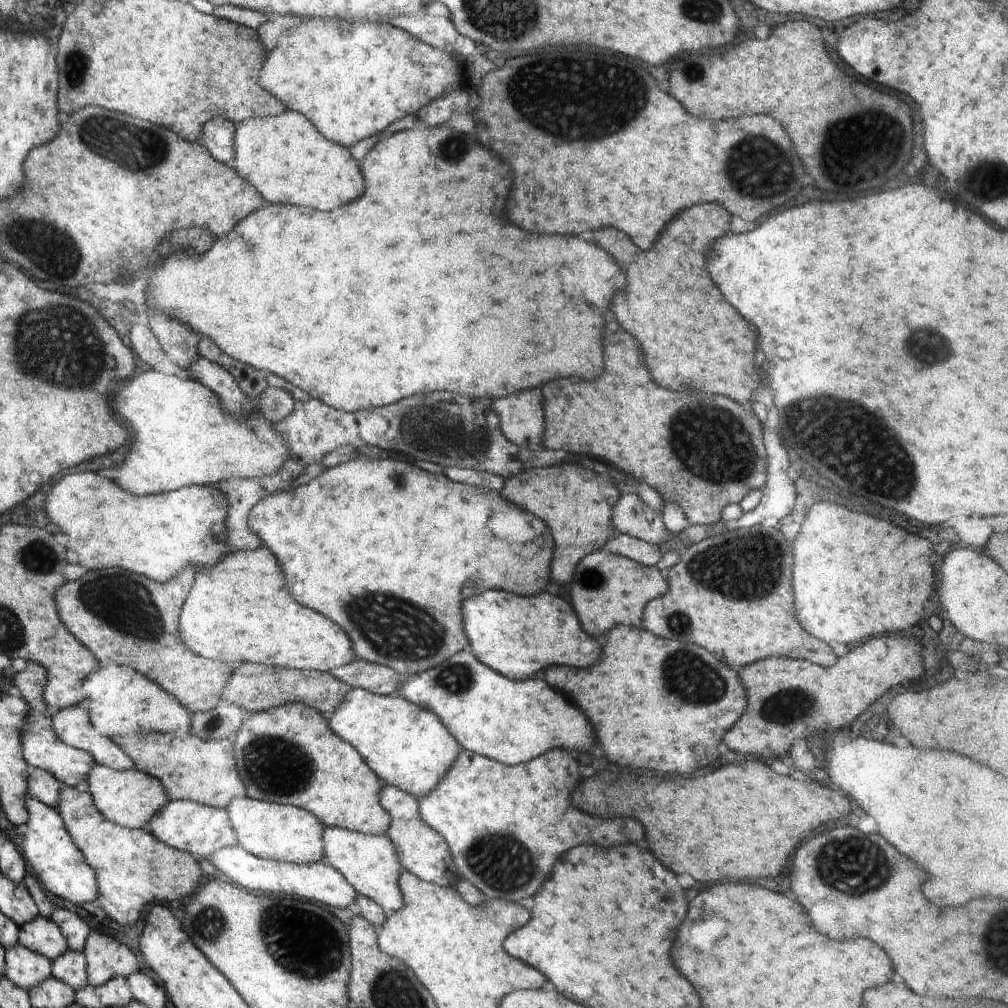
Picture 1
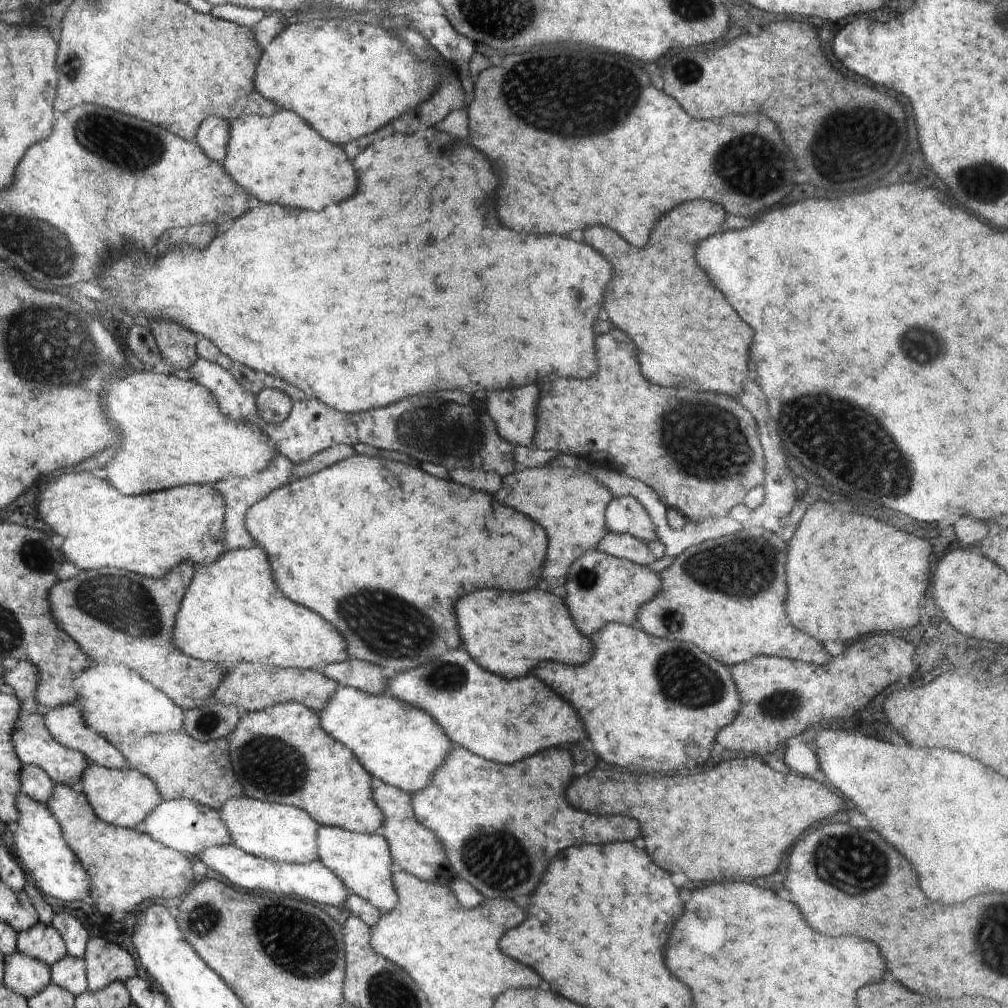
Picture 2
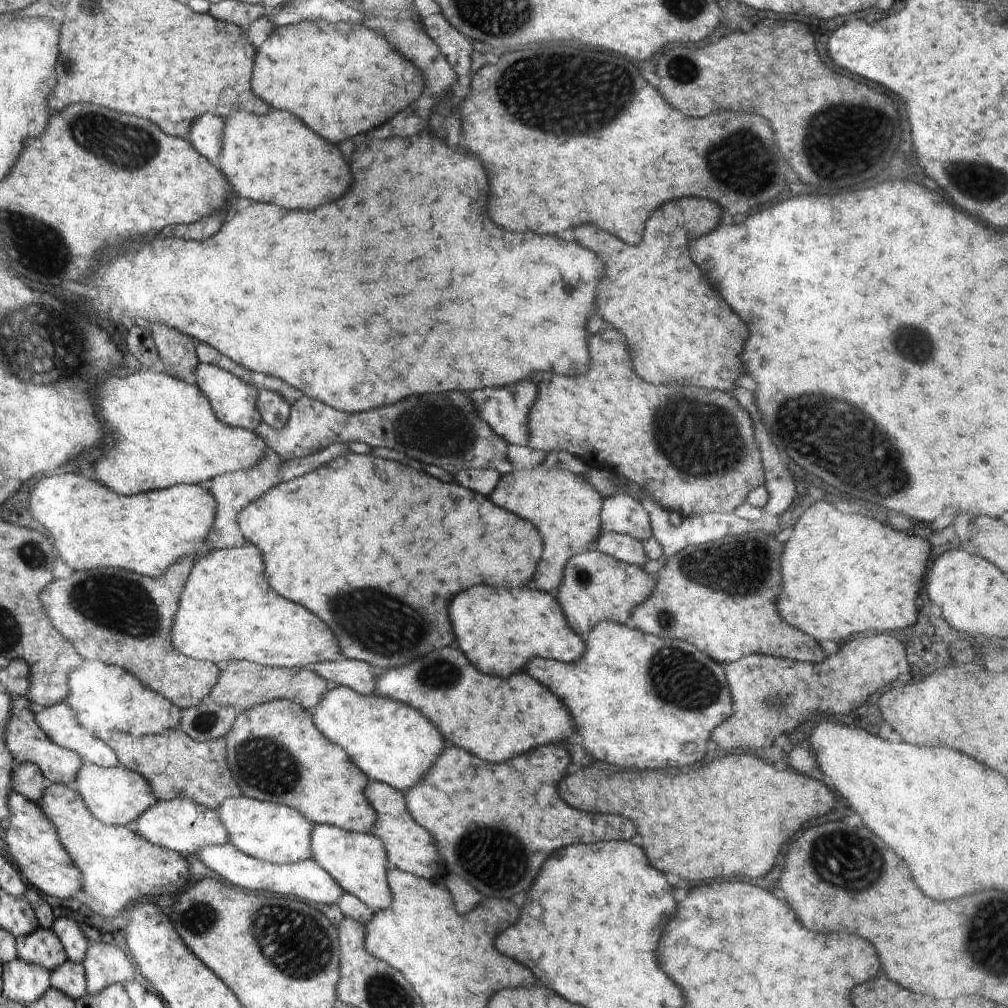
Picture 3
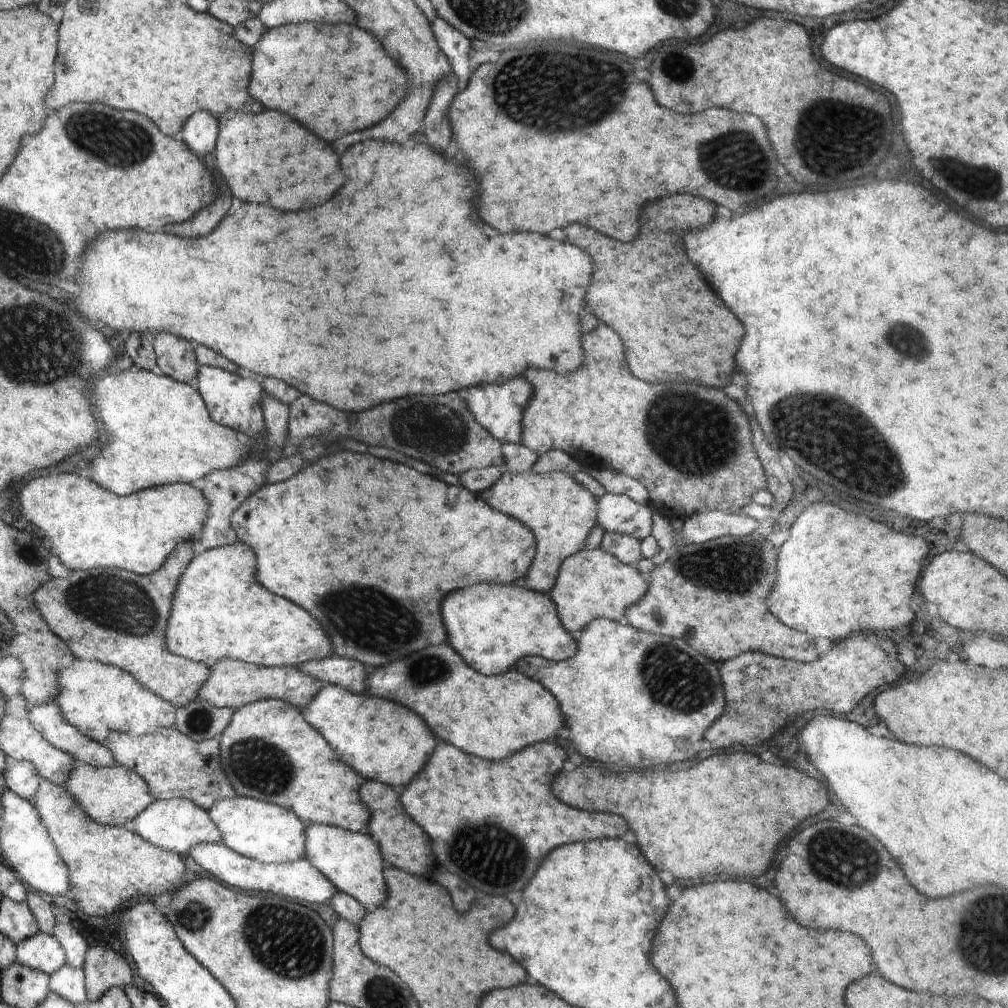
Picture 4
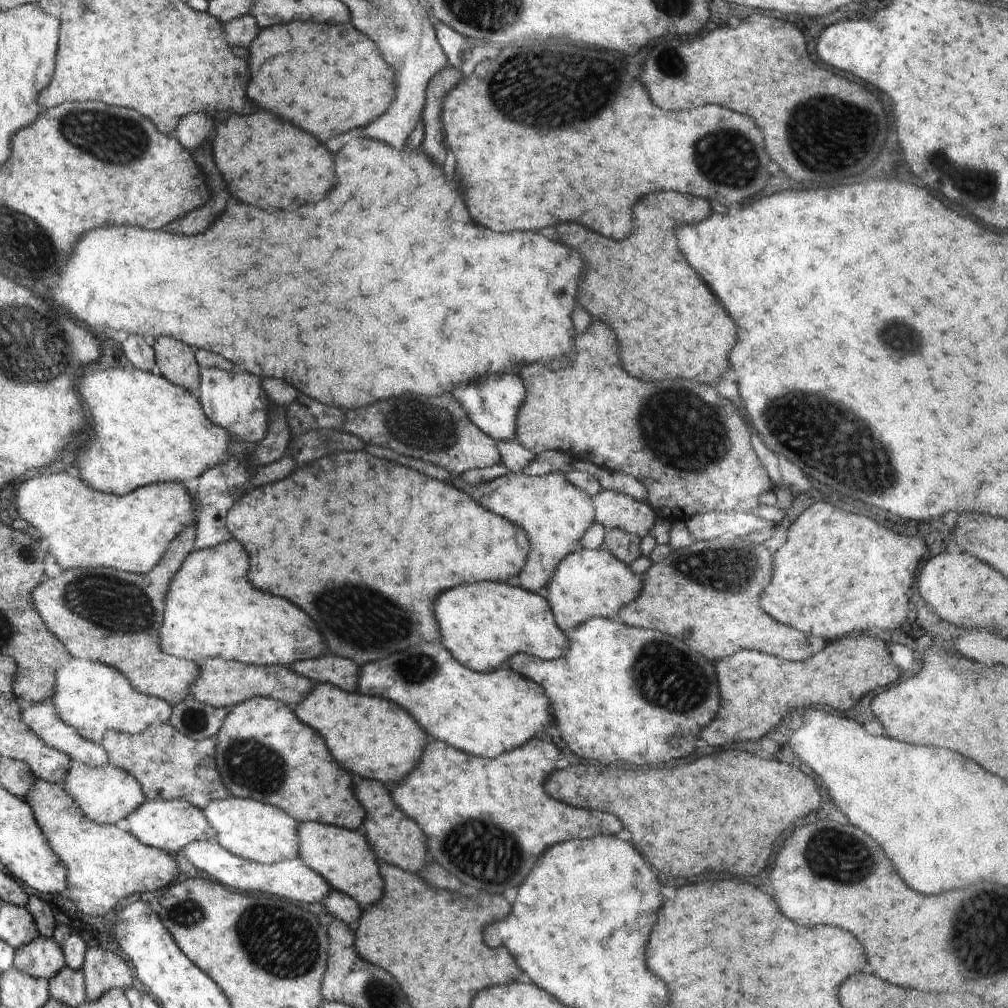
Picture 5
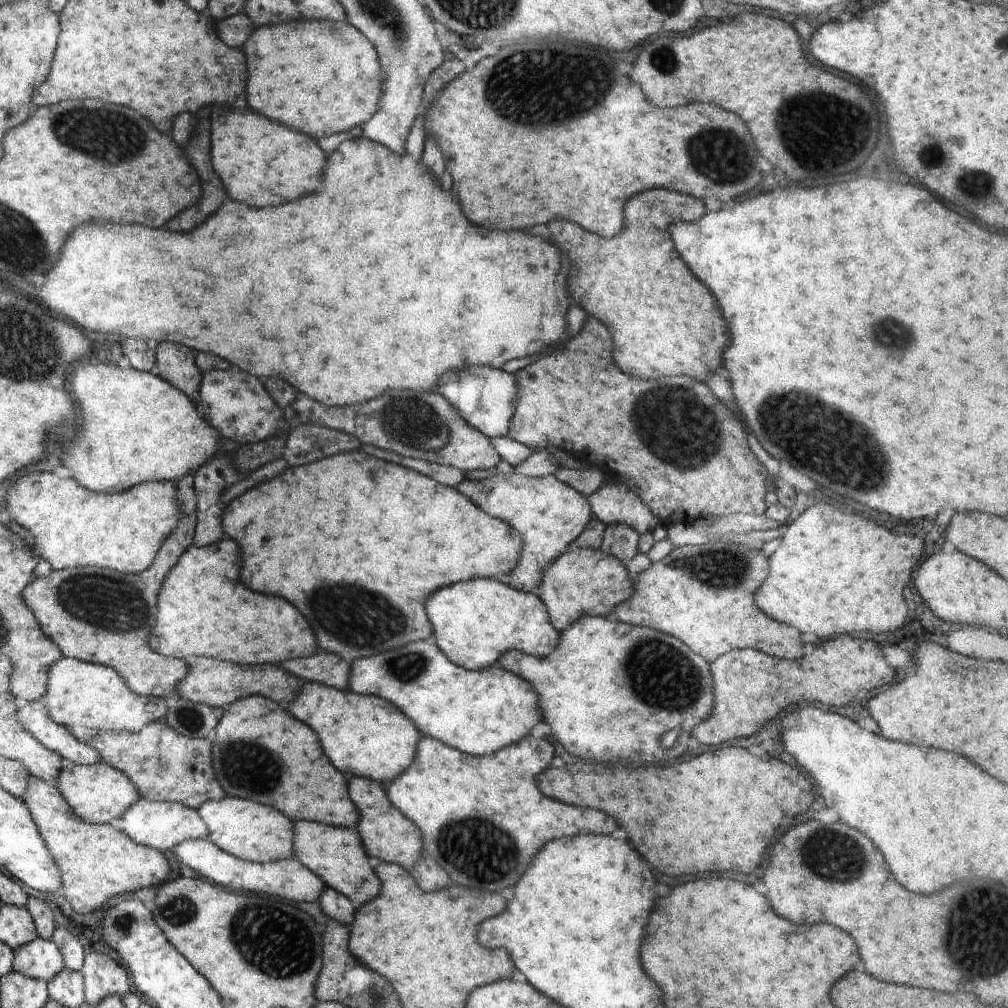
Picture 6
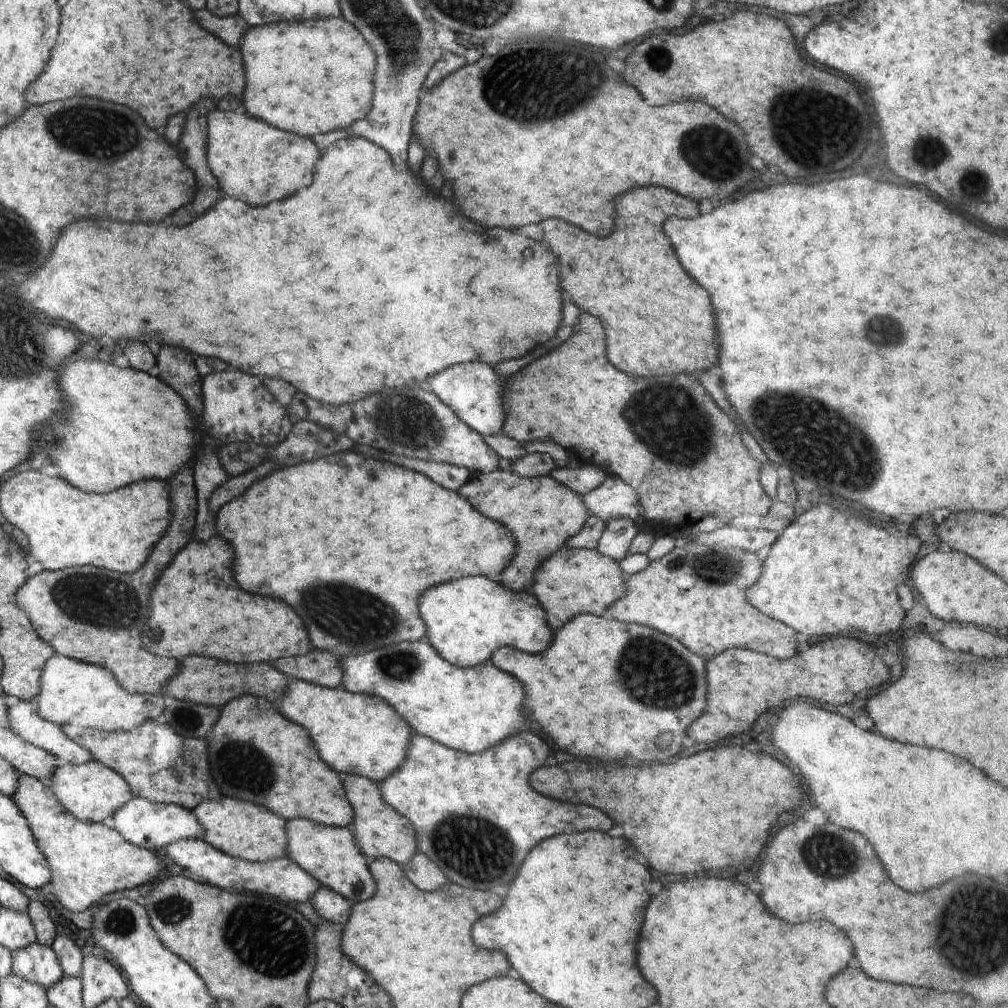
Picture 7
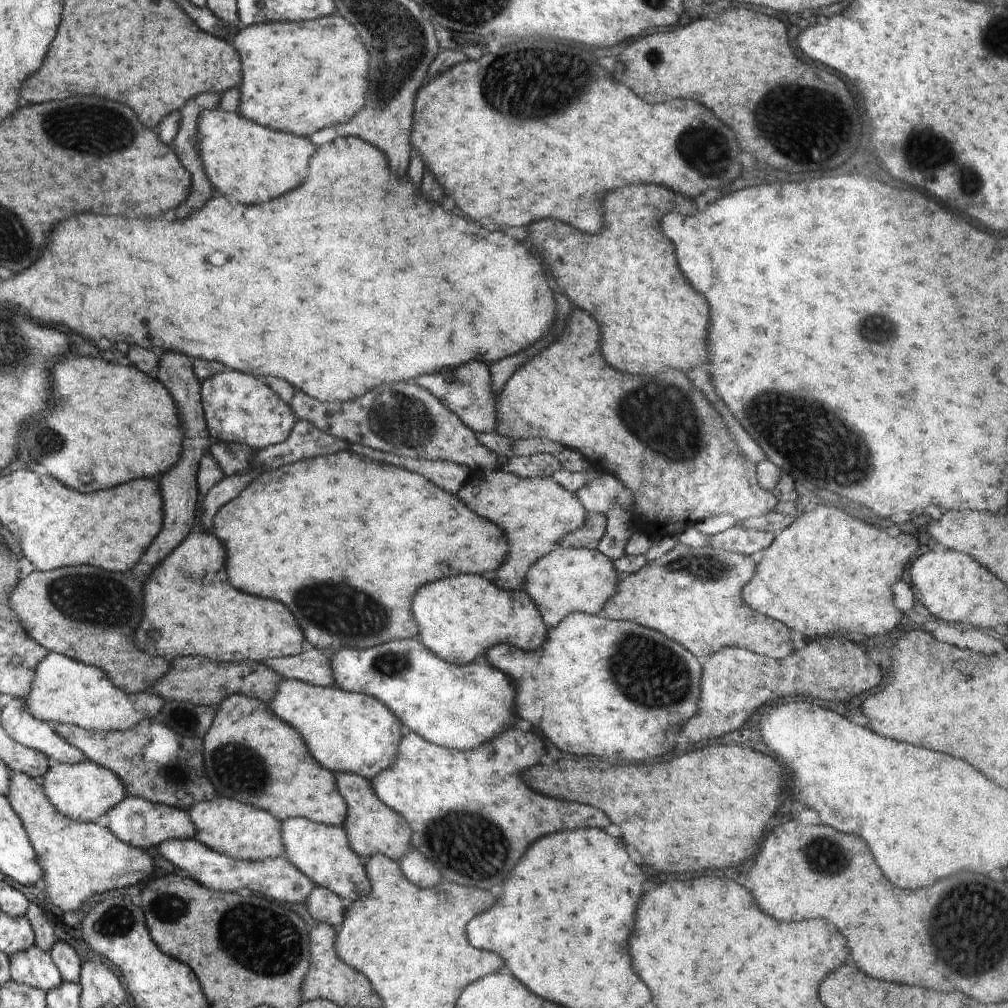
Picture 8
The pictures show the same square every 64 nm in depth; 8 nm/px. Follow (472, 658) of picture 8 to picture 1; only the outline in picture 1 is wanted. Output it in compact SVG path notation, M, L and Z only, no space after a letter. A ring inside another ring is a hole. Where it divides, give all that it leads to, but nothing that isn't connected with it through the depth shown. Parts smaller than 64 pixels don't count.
M492 589L478 598L468 598L461 609L469 649L480 663L509 679L532 679L549 666L589 667L602 658L602 641L591 637L581 627L577 612L569 602L547 590L522 596Z

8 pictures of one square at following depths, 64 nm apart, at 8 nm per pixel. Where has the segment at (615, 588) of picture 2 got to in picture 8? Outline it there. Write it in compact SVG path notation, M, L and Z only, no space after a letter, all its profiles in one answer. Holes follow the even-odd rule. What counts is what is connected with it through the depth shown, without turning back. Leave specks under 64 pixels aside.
M558 544L552 552L545 554L528 569L522 590L526 591L536 603L544 624L549 630L554 628L567 614L573 612L602 615L603 606L616 594L620 579L621 574L618 574L614 568L613 561L597 549L566 548Z

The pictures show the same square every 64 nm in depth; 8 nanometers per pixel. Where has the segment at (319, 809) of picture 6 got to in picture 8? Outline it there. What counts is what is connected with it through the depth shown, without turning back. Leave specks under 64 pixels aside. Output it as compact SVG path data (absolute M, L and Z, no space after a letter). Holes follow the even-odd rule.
M246 695L227 696L216 707L212 726L202 739L206 774L222 797L234 798L261 808L281 822L290 817L304 817L315 823L344 826L349 810L343 796L338 792L333 772L310 756L302 735L279 719L269 704Z

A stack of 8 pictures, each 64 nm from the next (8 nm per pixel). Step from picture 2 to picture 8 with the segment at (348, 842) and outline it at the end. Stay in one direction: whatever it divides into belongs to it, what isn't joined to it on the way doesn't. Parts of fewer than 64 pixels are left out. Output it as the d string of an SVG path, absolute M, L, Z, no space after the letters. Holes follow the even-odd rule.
M290 817L282 821L281 833L285 858L314 884L326 887L346 902L357 901L371 891L371 880L365 866L360 863L359 854L349 845L344 826L335 827L304 817Z

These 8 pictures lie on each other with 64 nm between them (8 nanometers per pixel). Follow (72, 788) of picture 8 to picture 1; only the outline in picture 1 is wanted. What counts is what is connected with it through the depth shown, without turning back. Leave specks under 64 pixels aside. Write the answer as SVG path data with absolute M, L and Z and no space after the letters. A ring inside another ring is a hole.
M104 765L92 768L88 776L88 791L93 796L92 804L96 805L106 819L129 829L142 829L152 817L168 802L163 784L140 770L128 769L119 771Z

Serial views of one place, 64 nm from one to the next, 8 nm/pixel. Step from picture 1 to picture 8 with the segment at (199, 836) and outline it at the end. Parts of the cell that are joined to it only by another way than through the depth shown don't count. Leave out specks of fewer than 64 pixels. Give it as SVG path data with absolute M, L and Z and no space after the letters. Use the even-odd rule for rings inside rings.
M127 796L120 804L108 811L106 818L110 820L108 828L126 844L138 848L152 848L164 841L174 839L194 839L195 826L187 811L169 807L165 804L150 802L142 797Z

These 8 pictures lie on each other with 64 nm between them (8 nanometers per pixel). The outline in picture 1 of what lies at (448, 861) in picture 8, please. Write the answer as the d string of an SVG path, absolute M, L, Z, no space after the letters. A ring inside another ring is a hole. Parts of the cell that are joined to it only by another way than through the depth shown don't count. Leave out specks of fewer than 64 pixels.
M462 748L438 786L418 799L419 815L431 829L446 839L462 880L474 884L488 898L504 898L518 904L522 898L538 892L550 876L554 862L572 847L587 844L608 848L632 844L645 837L643 824L638 819L603 819L573 806L571 794L583 779L578 771L579 765L577 754L566 749L555 748L526 764L510 766Z

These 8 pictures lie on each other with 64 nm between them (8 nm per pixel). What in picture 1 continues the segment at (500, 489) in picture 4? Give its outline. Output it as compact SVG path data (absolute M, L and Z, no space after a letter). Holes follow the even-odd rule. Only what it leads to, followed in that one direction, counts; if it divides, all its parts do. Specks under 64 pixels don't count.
M576 462L526 468L520 474L507 478L499 495L525 508L550 528L555 542L550 582L563 587L569 586L574 567L582 558L600 550L610 537L618 534L611 524L611 510L622 495L619 488L610 477Z

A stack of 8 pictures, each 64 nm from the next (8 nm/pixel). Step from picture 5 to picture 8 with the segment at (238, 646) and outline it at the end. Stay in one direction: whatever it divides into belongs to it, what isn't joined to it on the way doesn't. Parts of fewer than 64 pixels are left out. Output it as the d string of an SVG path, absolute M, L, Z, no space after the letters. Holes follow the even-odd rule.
M194 525L190 534L149 574L146 616L135 636L139 649L166 659L194 655L227 663L264 663L269 658L303 652L305 638L292 611L272 599L234 592L226 578L226 559L227 550L214 532Z

